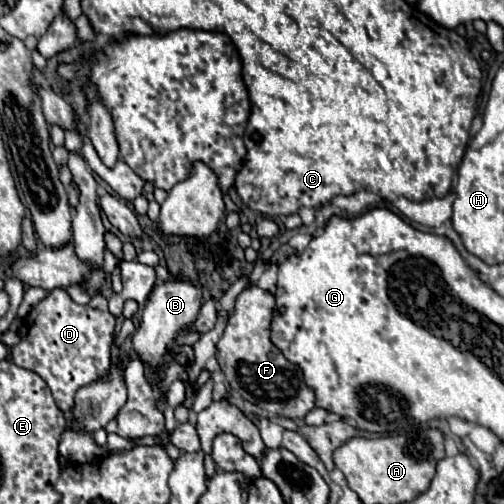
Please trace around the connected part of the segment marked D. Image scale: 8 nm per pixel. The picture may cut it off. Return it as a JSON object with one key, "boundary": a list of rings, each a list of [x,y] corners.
{"boundary":[[[57,288],[47,294],[45,300],[41,300],[37,306],[31,308],[31,312],[23,318],[17,334],[21,336],[21,342],[11,348],[11,360],[21,366],[37,372],[47,386],[51,388],[51,394],[55,398],[55,404],[59,406],[61,412],[73,410],[73,396],[79,388],[93,384],[97,380],[105,380],[111,368],[111,344],[113,344],[113,334],[115,334],[115,318],[107,310],[107,298],[103,296],[93,296],[89,304],[79,306],[71,300],[71,296]]]}

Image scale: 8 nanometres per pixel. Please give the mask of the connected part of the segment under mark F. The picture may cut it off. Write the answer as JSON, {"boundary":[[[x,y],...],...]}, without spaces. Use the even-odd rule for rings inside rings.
{"boundary":[[[259,286],[245,288],[237,296],[235,312],[227,320],[227,328],[217,344],[219,366],[231,390],[239,392],[241,398],[259,406],[265,412],[295,420],[303,418],[309,410],[315,408],[315,392],[305,384],[301,368],[289,362],[269,338],[275,312],[277,302],[271,292],[261,290]]]}

